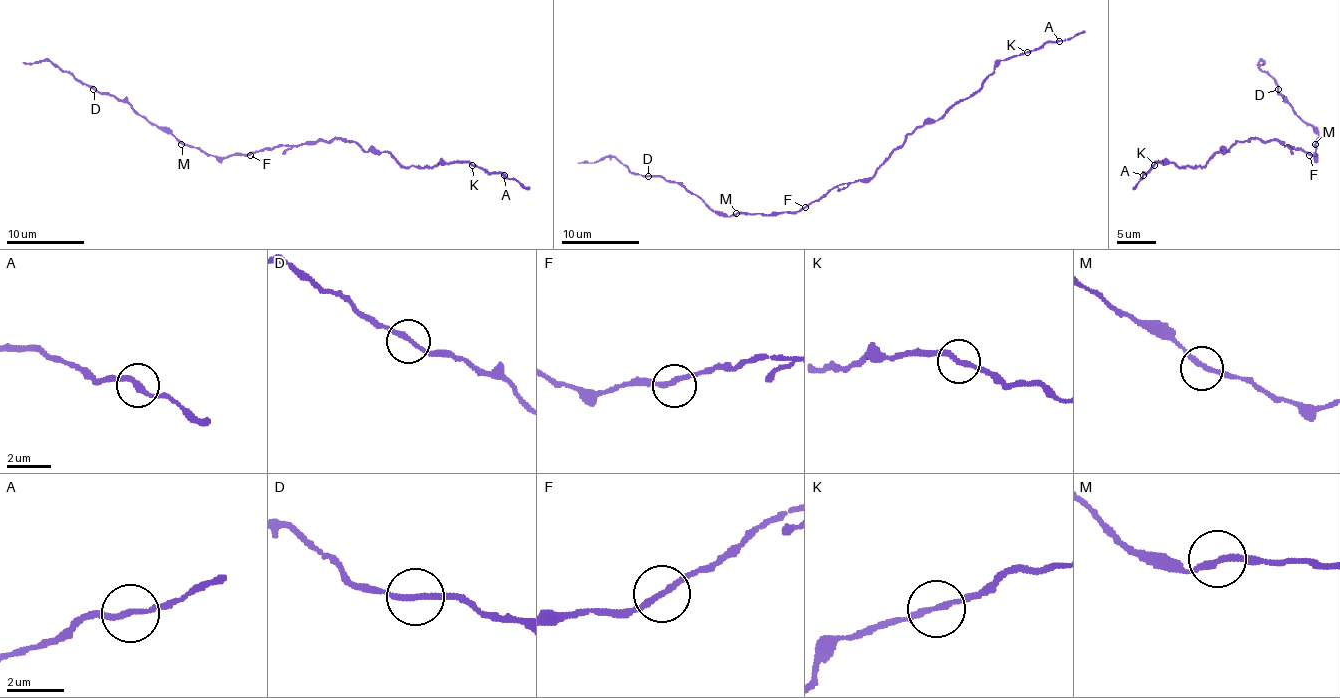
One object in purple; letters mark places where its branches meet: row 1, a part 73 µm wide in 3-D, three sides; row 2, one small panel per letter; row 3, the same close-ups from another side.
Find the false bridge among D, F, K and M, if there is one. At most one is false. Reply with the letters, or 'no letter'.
no letter

